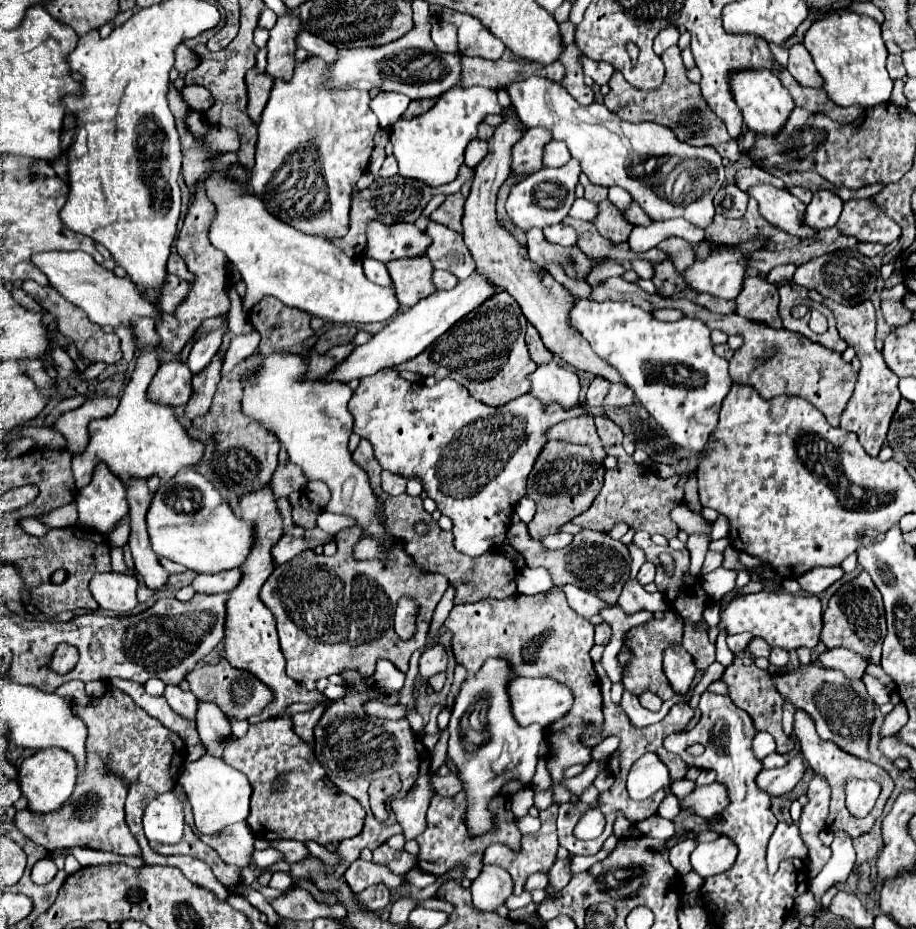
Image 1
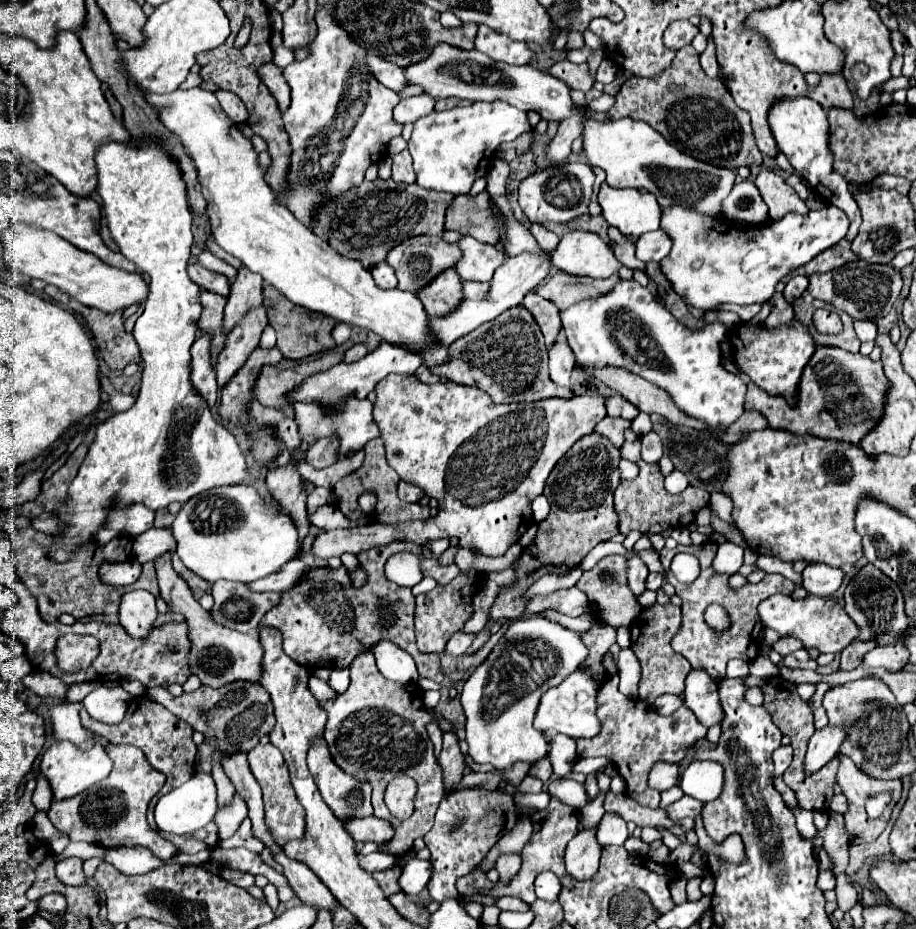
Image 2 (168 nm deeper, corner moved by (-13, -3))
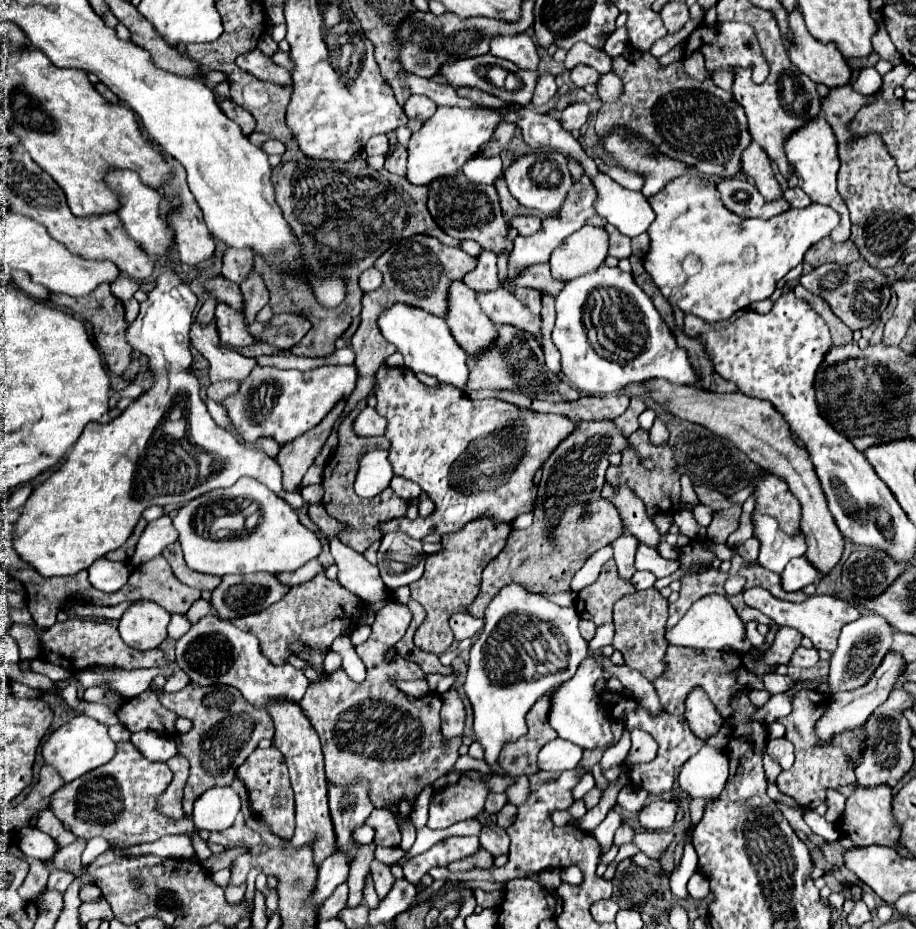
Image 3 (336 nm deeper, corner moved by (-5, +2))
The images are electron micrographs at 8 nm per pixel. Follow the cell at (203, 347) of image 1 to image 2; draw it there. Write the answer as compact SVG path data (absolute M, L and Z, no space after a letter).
M240 267L224 309L224 331L228 333L236 321L240 321L240 317L256 305L262 305L262 277L246 267Z

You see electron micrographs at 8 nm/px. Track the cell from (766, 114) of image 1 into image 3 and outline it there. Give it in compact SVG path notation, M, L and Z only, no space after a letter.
M816 116L812 124L804 124L804 128L792 132L792 136L786 136L784 152L788 156L788 162L792 164L792 170L800 176L800 188L812 198L812 202L826 204L840 214L840 226L836 228L836 232L832 232L830 238L834 242L846 242L850 238L850 216L842 196L836 190L836 174L840 168L840 158L838 158L836 138L830 124L822 116Z

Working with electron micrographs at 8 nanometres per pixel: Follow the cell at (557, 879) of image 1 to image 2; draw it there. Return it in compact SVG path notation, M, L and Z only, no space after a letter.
M596 827L580 831L566 847L566 869L568 873L578 879L586 881L592 879L598 871L600 861L600 843L596 839Z

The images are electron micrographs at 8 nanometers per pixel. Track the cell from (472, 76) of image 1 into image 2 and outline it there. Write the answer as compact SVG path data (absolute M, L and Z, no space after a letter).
M564 59L564 61L558 61L554 67L550 67L548 73L558 77L560 81L564 81L570 89L578 89L584 93L588 93L594 85L594 79L588 71L588 65L584 65L584 63L576 65L576 63L570 63L568 59Z

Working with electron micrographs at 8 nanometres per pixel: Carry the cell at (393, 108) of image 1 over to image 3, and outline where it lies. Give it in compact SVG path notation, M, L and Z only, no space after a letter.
M410 96L404 104L404 114L416 120L428 120L436 112L436 104L426 96Z

